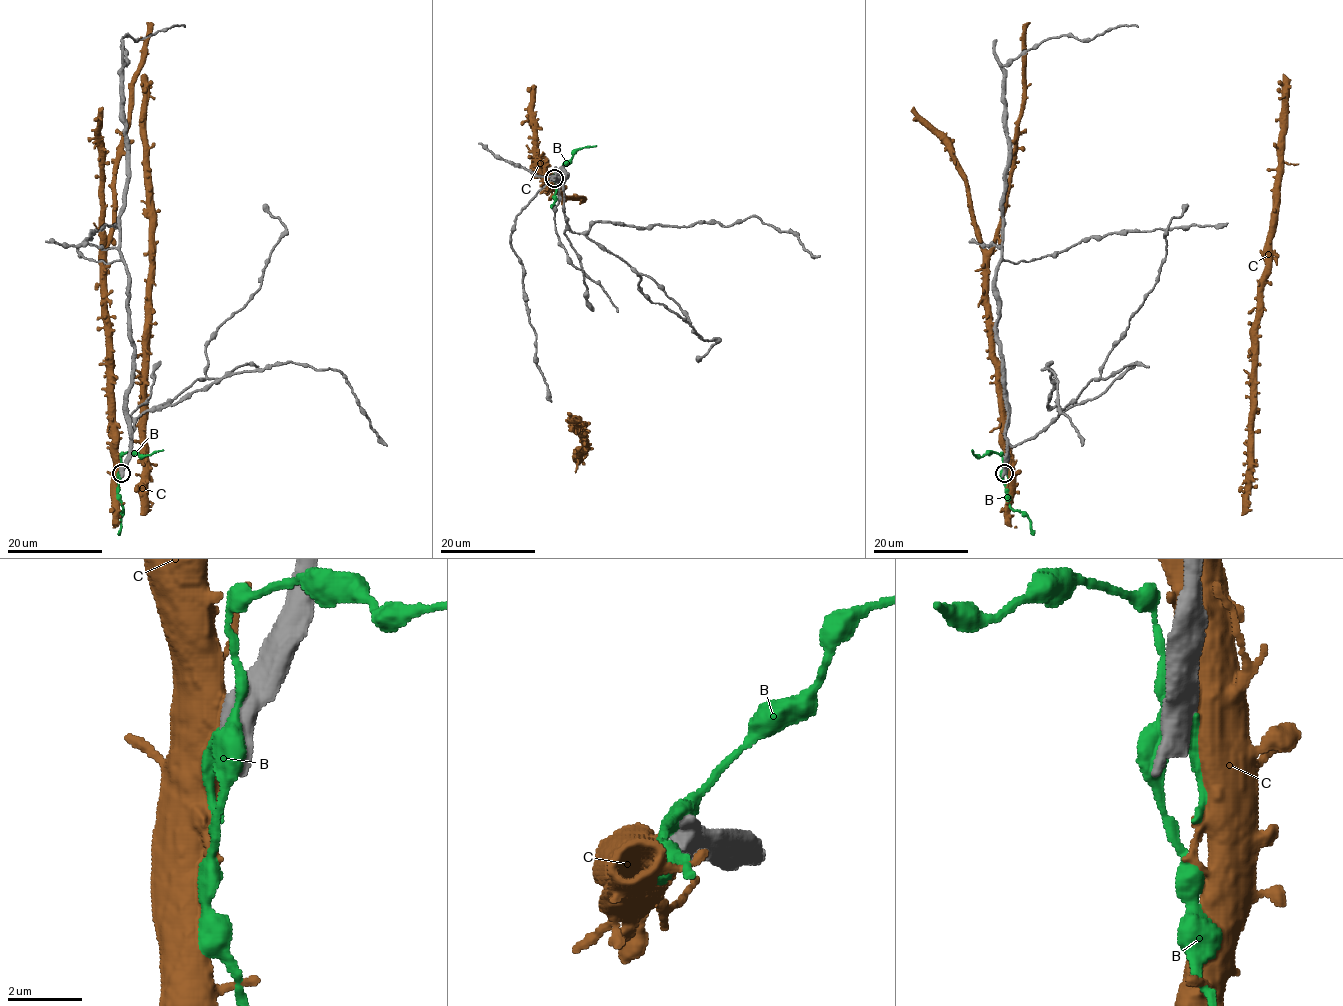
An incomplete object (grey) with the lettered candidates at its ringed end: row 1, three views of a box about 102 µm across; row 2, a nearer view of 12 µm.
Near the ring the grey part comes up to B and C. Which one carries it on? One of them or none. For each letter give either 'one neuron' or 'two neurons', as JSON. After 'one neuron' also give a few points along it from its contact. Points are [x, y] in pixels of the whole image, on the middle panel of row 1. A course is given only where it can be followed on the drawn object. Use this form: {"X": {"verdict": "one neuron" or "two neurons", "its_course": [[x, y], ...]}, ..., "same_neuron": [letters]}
{"B": {"verdict": "two neurons"}, "C": {"verdict": "two neurons"}, "same_neuron": []}

